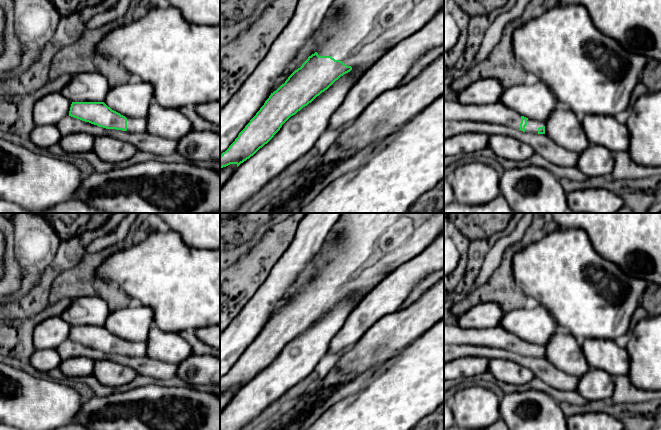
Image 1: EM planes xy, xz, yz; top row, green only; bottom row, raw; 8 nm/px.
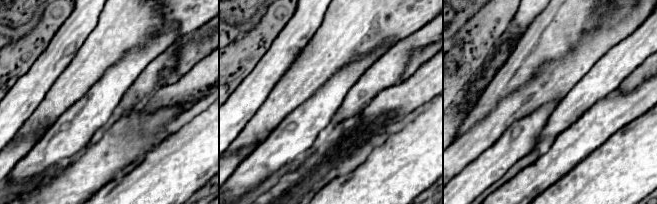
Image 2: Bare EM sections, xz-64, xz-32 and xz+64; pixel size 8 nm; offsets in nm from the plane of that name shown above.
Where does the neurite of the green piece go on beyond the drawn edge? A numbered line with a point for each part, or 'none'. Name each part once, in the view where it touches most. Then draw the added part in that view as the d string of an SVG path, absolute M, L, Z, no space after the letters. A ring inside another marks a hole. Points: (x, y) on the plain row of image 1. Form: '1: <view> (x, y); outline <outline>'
1: xz (369, 246); outline M343 213L338 220L338 235L330 240L316 275L351 290L352 296L363 297L383 278L425 250L444 231L444 213Z

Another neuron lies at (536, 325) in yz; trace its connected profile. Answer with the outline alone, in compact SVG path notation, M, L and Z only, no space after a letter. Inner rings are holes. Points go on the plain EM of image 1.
M542 305L506 312L499 326L521 340L544 347L561 330L552 314Z

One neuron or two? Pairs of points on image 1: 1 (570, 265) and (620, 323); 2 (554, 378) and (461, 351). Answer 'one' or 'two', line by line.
1: one
2: one

